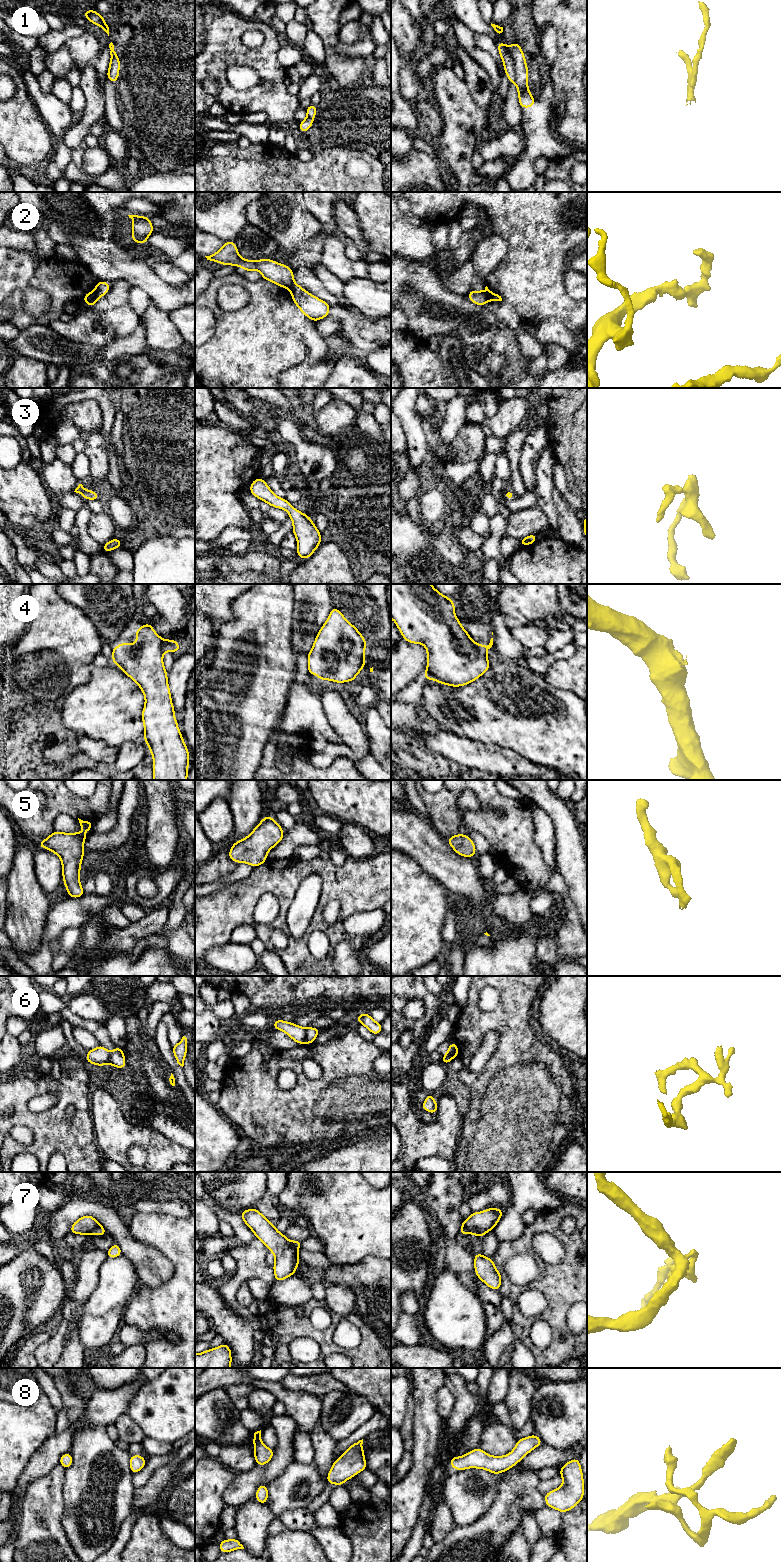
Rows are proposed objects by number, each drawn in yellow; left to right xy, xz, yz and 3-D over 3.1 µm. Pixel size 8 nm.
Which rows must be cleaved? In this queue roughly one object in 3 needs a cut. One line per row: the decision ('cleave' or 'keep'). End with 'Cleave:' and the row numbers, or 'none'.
1: cleave
2: cleave
3: keep
4: keep
5: keep
6: keep
7: keep
8: keep
Cleave: 1, 2

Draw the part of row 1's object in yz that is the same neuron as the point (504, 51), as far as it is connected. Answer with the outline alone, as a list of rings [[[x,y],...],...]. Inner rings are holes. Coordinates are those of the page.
[[[496,42],[496,44],[499,50],[499,55],[504,64],[504,71],[506,73],[506,76],[510,80],[510,82],[515,83],[516,71],[514,59],[511,54],[512,50],[509,48],[508,45],[504,44],[503,42]]]

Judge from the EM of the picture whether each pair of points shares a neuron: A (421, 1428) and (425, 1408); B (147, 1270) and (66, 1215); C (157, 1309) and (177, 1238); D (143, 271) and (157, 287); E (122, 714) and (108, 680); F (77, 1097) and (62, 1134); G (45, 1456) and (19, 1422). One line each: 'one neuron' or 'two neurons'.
A: one neuron
B: one neuron
C: one neuron
D: one neuron
E: one neuron
F: one neuron
G: two neurons

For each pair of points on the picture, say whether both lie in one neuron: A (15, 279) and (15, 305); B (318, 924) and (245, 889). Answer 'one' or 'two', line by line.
A: two
B: one

